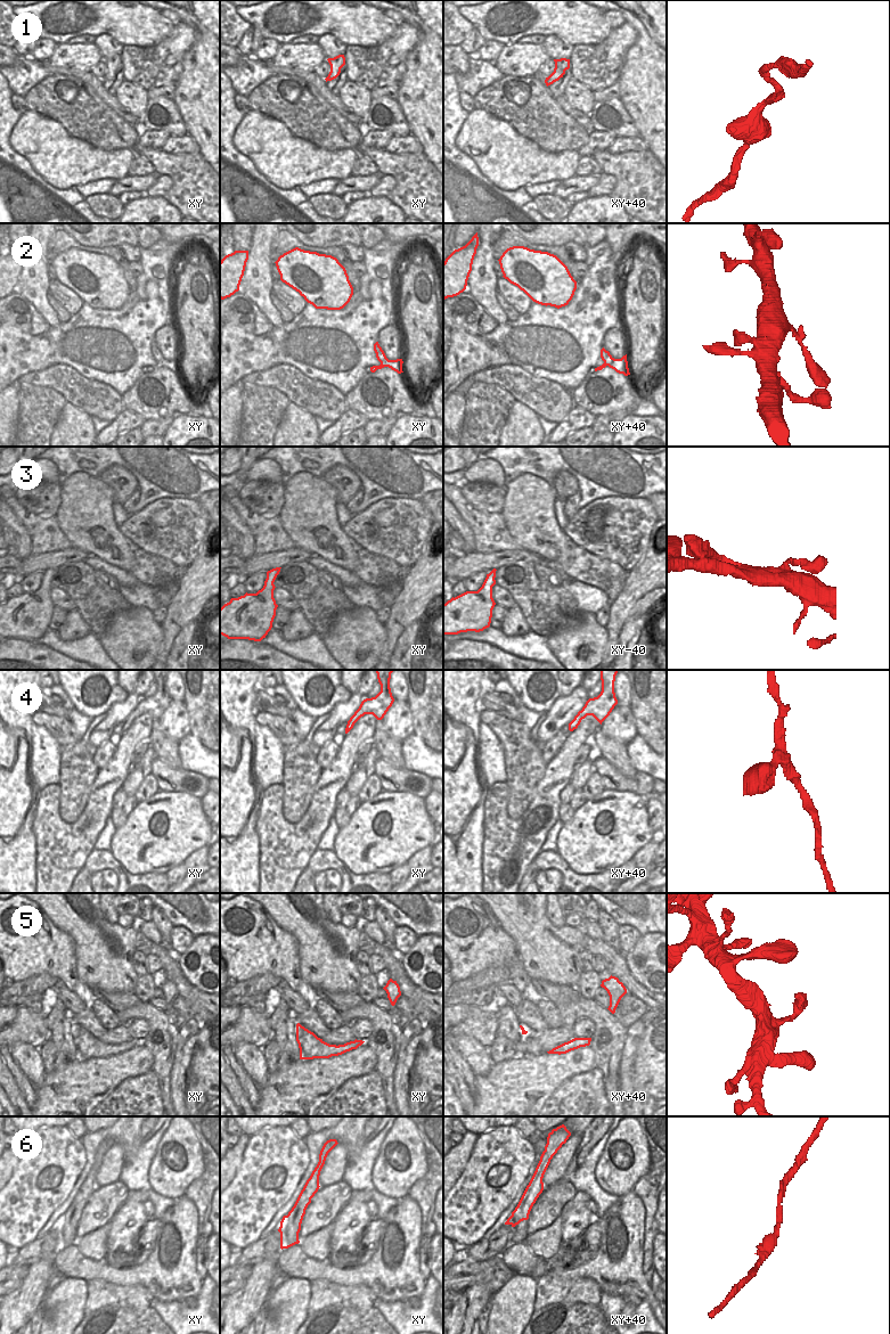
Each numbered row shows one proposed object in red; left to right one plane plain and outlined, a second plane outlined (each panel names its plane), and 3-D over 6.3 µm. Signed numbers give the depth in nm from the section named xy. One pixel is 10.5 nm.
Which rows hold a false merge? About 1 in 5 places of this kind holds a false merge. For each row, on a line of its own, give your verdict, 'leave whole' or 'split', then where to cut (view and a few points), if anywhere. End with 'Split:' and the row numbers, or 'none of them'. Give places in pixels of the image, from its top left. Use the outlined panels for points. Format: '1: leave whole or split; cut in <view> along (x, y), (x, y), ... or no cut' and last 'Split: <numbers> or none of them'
1: leave whole; no cut
2: leave whole; no cut
3: leave whole; no cut
4: leave whole; no cut
5: leave whole; no cut
6: leave whole; no cut
Split: none of them

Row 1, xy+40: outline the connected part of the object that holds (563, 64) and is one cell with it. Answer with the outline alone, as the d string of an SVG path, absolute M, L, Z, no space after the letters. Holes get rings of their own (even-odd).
M561 58L554 59L554 62L555 62L554 72L545 80L547 87L563 77L565 71L570 68L570 59Z

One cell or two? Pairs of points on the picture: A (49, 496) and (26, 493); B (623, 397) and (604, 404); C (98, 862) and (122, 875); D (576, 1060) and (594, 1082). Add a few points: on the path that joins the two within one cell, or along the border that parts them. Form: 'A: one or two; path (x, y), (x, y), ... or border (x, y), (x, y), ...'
A: one; path (43, 496), (32, 494)
B: one; path (619, 397), (612, 398), (609, 401)
C: one; path (104, 862), (111, 862), (117, 869)
D: two; border (595, 1066), (588, 1071), (576, 1073), (561, 1083)

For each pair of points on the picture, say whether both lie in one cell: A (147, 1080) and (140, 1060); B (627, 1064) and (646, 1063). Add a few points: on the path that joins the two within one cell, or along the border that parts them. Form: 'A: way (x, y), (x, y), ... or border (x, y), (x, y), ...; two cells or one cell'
A: border (152, 1069), (138, 1075), (127, 1077), (120, 1082); two cells
B: border (642, 1039), (633, 1066), (619, 1074); two cells

